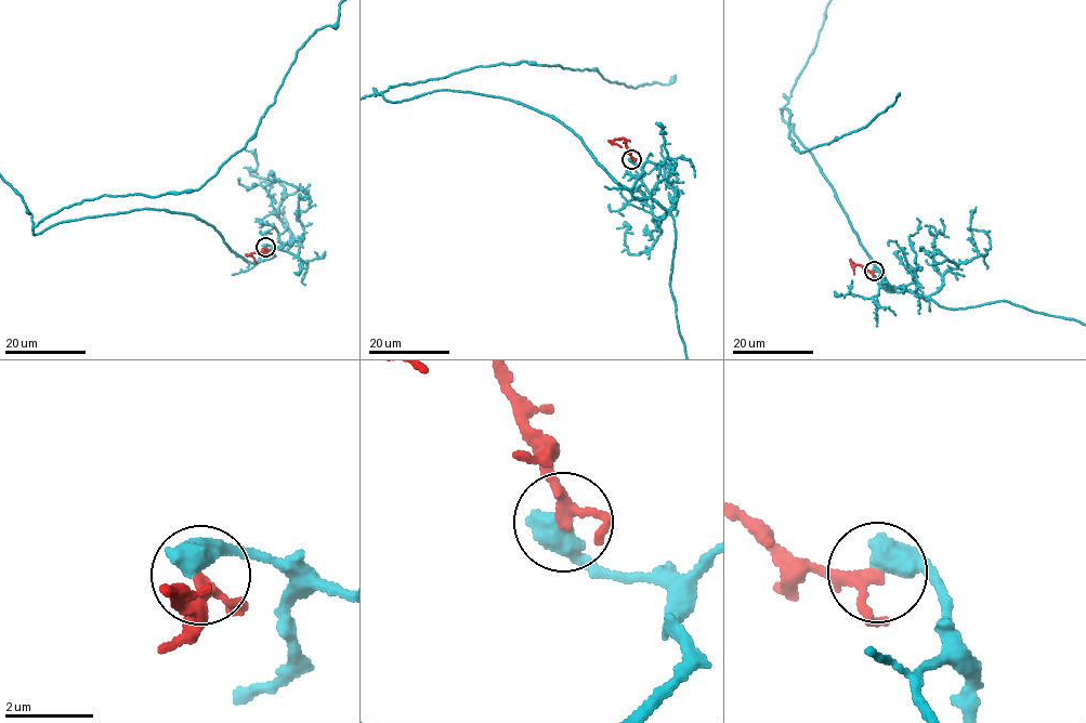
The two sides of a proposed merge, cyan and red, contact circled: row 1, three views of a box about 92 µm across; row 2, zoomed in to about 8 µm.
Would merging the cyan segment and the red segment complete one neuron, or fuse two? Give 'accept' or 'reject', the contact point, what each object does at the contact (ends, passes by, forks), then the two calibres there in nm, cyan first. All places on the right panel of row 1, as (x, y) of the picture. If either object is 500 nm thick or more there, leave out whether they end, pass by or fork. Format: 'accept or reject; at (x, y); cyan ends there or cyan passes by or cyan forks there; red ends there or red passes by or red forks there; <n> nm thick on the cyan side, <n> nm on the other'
reject; at (874, 271); 650 nm thick on the cyan side, 180 nm on the other

